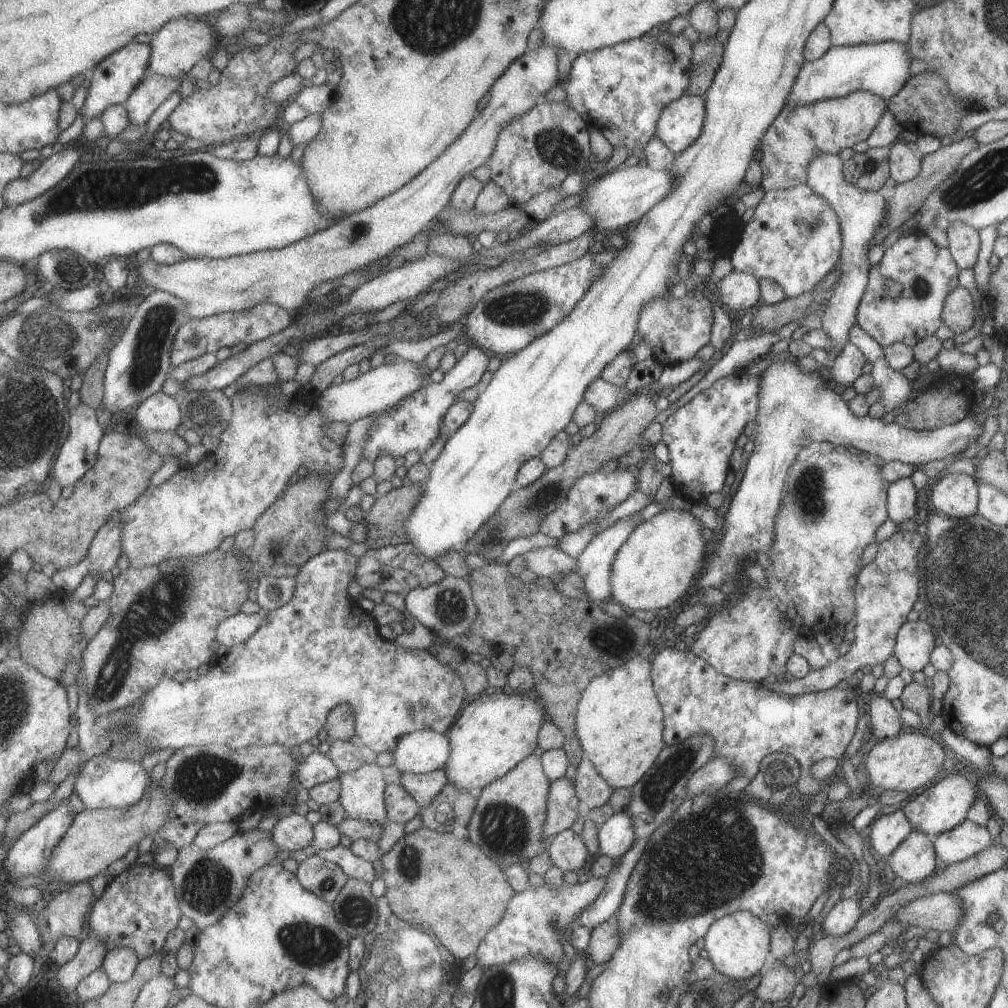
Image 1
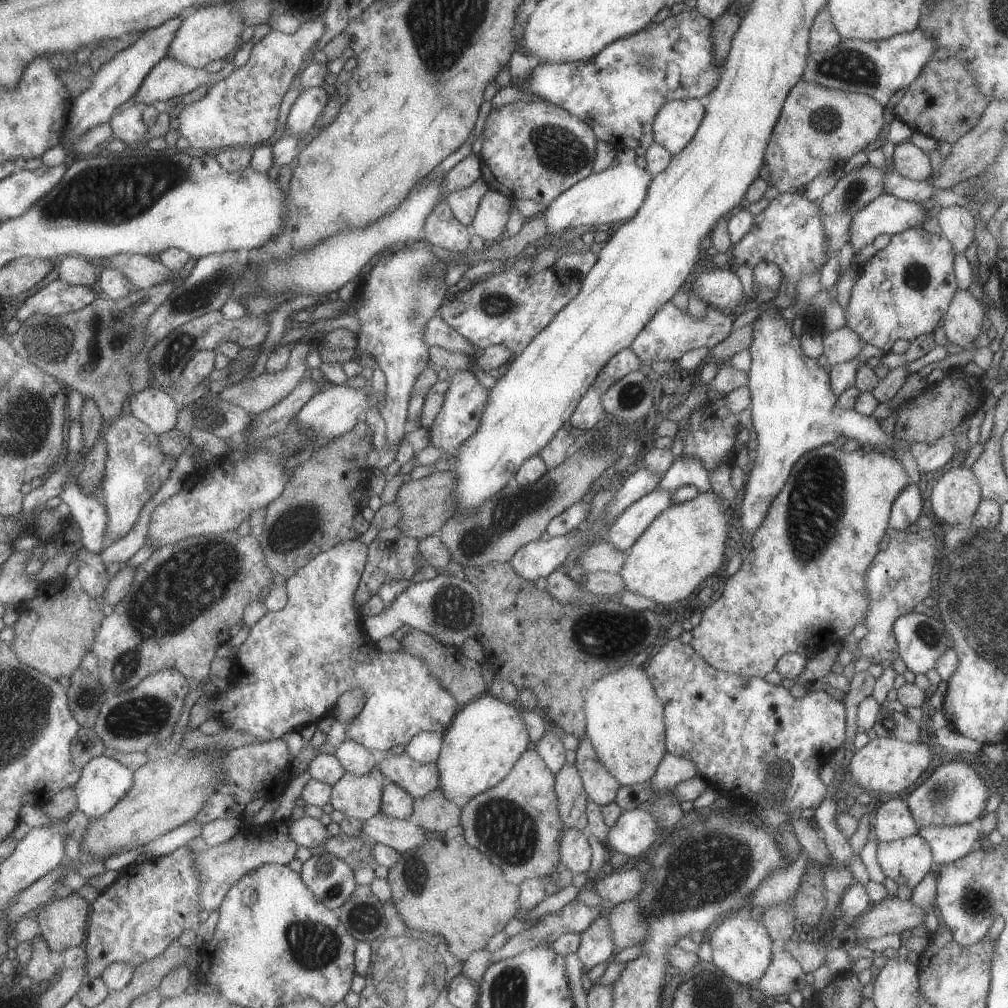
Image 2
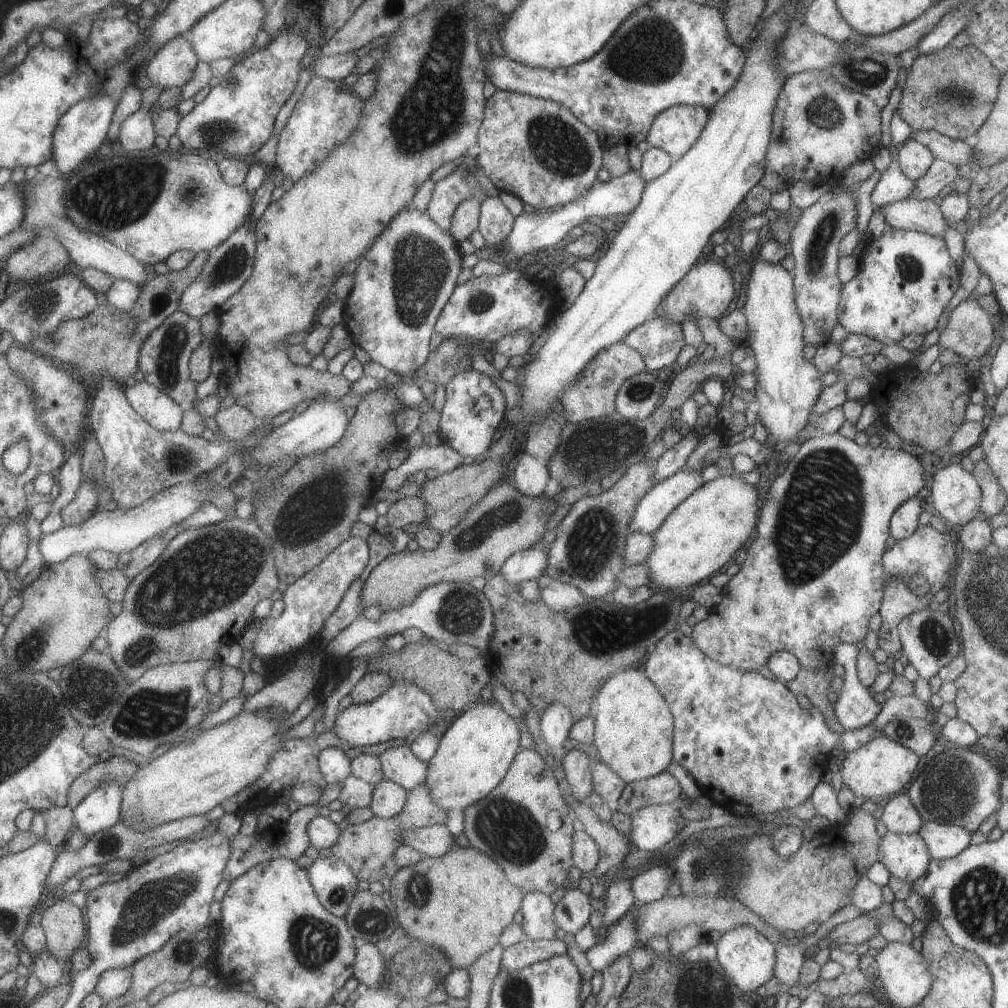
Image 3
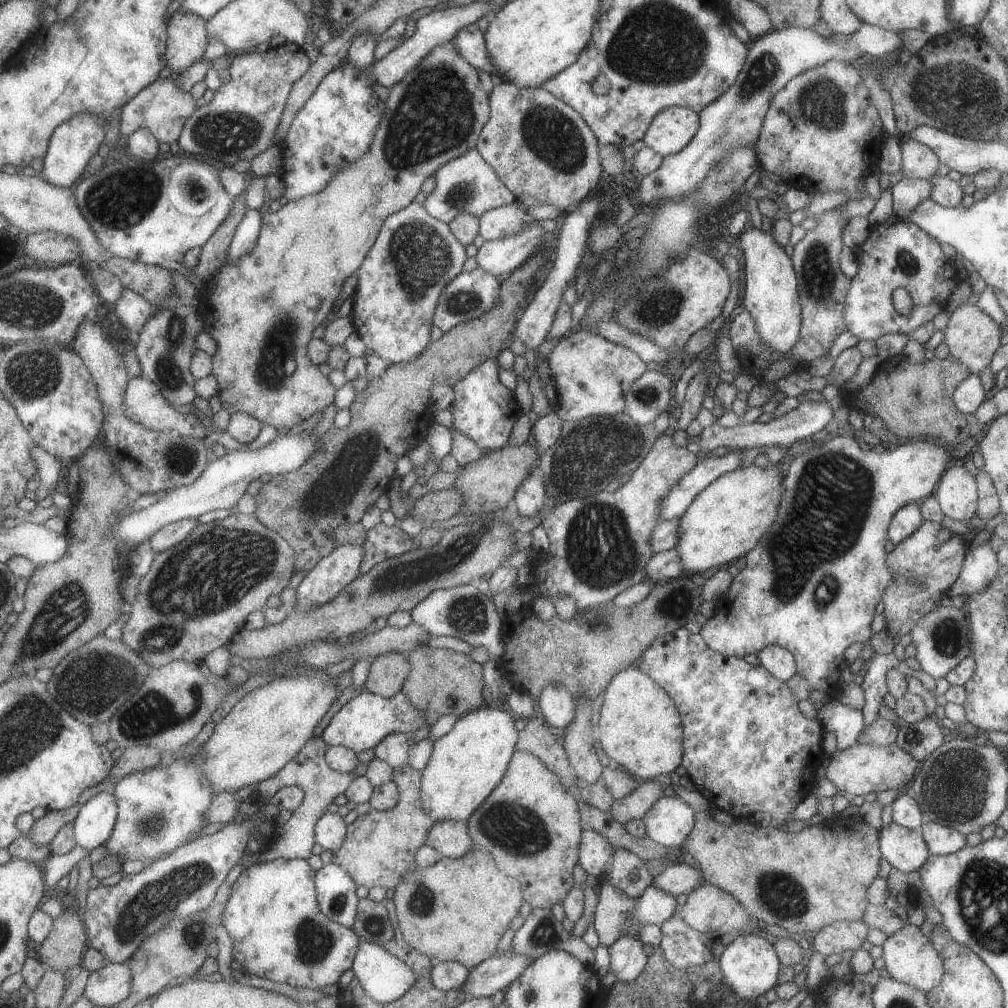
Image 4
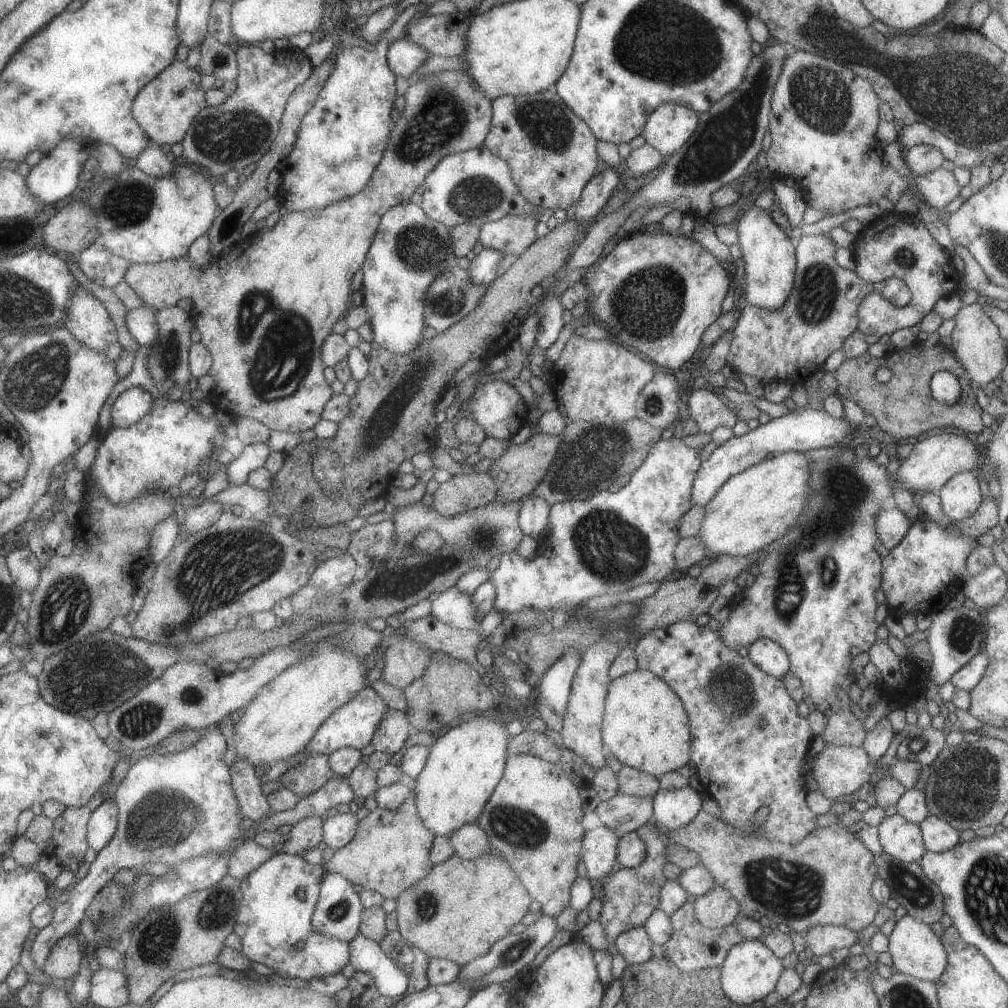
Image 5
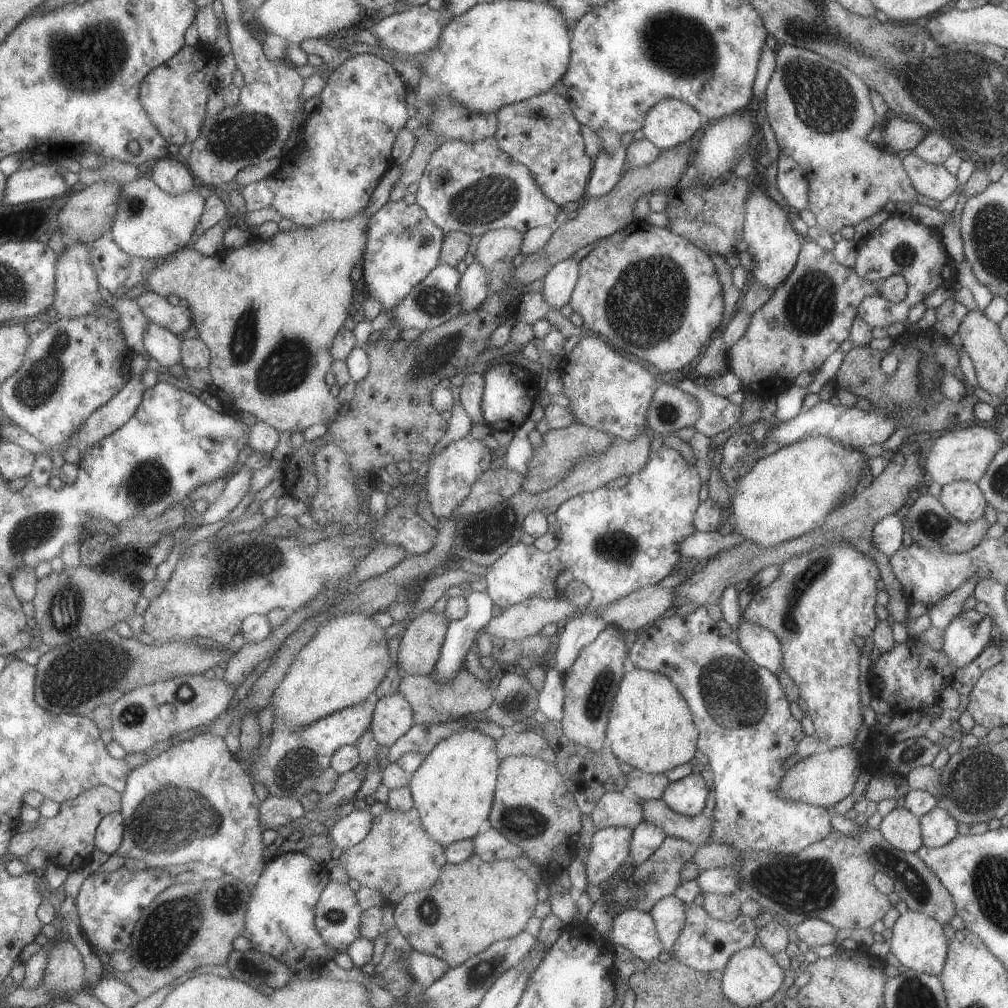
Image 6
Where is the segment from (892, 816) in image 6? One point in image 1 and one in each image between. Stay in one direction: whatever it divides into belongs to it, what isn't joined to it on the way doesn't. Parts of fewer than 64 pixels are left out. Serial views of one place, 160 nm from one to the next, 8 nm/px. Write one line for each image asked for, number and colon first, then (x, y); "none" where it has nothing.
1: (914, 858)
2: (905, 861)
3: (905, 856)
4: (903, 849)
5: (902, 840)

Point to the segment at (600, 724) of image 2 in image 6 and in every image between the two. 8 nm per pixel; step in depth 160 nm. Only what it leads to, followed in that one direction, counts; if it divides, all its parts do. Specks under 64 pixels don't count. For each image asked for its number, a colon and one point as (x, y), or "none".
3: (633, 727)
4: (639, 730)
5: (644, 726)
6: (650, 728)

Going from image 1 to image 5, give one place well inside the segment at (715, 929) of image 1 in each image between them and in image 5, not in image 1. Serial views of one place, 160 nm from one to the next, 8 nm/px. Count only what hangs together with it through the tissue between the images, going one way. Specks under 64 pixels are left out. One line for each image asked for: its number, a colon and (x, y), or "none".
2: (741, 947)
3: (747, 957)
4: (749, 965)
5: (750, 971)

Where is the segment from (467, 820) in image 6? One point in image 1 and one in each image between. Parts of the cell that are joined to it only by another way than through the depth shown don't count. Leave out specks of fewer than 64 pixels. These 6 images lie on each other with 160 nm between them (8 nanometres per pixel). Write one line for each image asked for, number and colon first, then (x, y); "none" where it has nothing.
1: (494, 731)
2: (486, 736)
3: (472, 756)
4: (466, 764)
5: (463, 766)

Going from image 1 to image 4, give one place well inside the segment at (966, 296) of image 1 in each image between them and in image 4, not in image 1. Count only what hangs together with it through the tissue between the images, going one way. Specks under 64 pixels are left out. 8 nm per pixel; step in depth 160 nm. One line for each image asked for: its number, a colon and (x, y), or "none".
2: (962, 320)
3: (968, 332)
4: (972, 337)

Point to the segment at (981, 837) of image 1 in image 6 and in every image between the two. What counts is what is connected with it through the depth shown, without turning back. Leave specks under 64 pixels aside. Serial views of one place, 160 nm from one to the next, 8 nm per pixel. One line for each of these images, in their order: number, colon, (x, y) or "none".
2: (947, 843)
3: (943, 841)
4: (940, 840)
5: (938, 836)
6: (936, 827)

